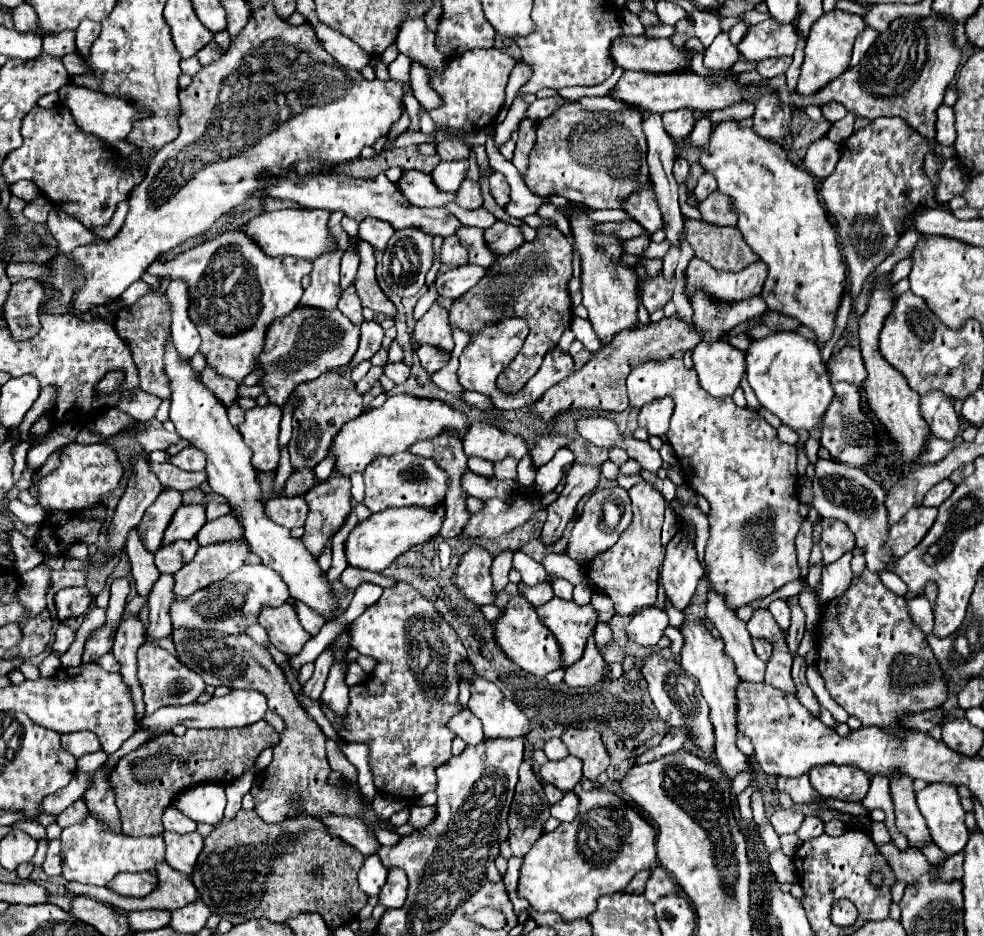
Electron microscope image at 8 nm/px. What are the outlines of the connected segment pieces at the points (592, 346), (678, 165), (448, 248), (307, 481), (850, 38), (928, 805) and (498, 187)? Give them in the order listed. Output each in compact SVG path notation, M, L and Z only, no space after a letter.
M574 316L574 318L572 318L572 330L574 330L576 338L584 344L586 350L598 352L598 348L602 348L600 340L598 340L598 336L596 336L596 332L594 332L594 328L592 328L592 324L590 324L588 320Z
M678 158L674 162L674 178L676 178L676 182L684 184L686 178L688 178L688 174L690 174L690 164L684 158Z
M458 236L444 238L444 244L442 244L442 264L452 264L452 266L468 264L468 250L462 246Z
M294 470L294 474L288 478L286 482L286 496L302 496L304 492L308 492L308 488L312 488L318 480L314 478L314 470Z
M842 10L826 12L820 20L814 22L814 26L812 26L812 30L808 34L806 56L804 56L802 72L800 72L798 86L796 86L796 92L800 96L816 94L820 88L824 88L828 82L832 82L834 78L838 78L842 72L848 70L854 40L864 30L864 26L866 24L864 24L862 16L850 14L850 12L842 12Z
M928 784L924 790L916 792L916 802L918 808L922 812L922 816L926 818L926 826L930 830L932 840L950 856L956 852L962 852L966 842L968 842L968 828L966 828L966 812L960 804L960 796L954 784Z
M492 172L492 176L488 178L488 182L490 182L490 194L494 196L496 204L504 208L508 204L508 200L510 200L510 186L508 186L504 174Z

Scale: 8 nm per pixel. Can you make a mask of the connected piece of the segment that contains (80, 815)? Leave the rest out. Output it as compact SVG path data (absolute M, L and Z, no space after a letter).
M78 800L76 804L68 806L62 814L58 814L58 826L66 828L66 826L72 826L72 824L80 824L80 822L86 820L86 814L88 814L86 802Z

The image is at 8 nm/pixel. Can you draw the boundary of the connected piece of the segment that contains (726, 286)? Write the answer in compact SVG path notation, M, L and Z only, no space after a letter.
M694 256L684 270L684 280L688 300L694 296L694 292L702 290L706 296L718 302L740 302L762 292L766 280L766 264L756 260L752 266L746 266L740 272L724 272Z

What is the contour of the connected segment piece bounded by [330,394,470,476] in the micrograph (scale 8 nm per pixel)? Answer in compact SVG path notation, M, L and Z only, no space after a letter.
M406 394L388 396L388 400L380 408L374 408L368 414L362 414L350 420L348 424L344 424L344 428L340 430L340 436L336 436L330 448L336 454L334 470L344 476L350 476L352 472L362 472L372 462L372 456L380 456L380 454L392 456L396 452L408 450L408 446L412 446L418 440L436 438L444 432L458 434L462 440L468 428L470 428L470 418L464 412L440 400L416 398L416 396L406 396Z

